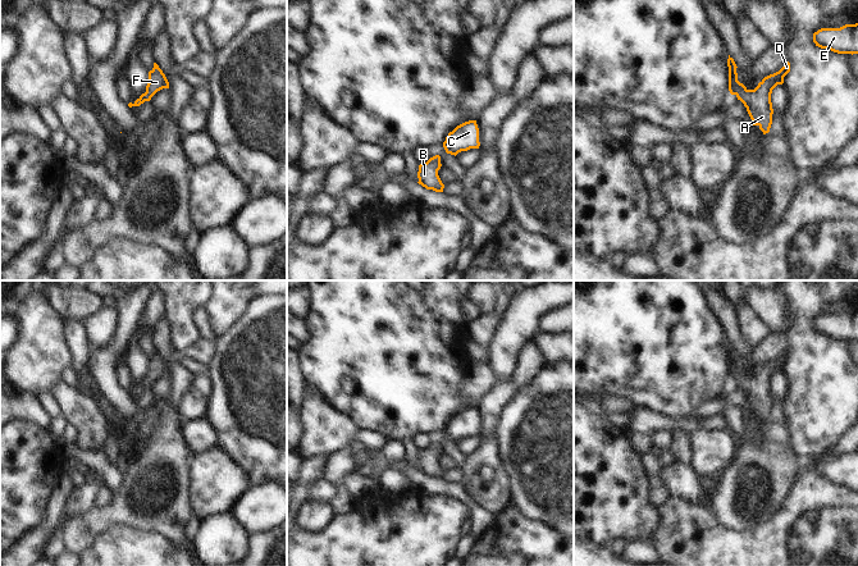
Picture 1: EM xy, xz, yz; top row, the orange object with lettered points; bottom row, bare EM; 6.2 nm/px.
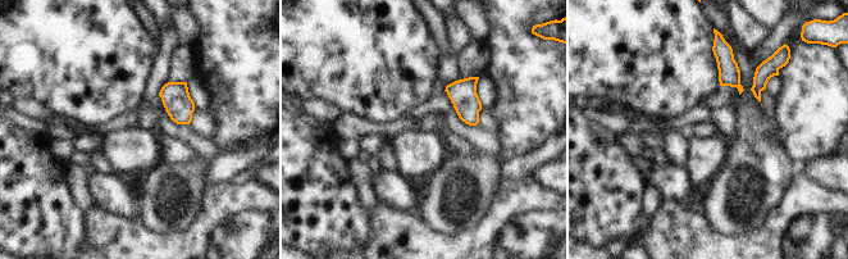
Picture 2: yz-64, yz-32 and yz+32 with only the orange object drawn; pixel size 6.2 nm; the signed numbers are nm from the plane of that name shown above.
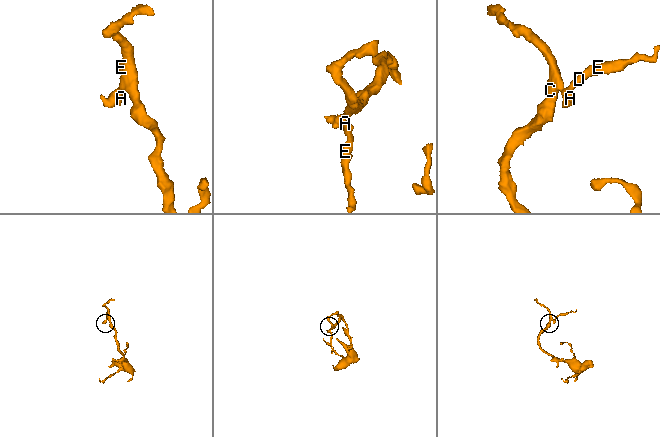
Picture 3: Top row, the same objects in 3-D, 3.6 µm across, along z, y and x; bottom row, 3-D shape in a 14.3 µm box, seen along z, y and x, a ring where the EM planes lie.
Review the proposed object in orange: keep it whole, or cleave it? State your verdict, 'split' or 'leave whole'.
leave whole

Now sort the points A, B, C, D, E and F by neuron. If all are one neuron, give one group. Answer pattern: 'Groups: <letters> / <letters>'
Groups: A B C D E F

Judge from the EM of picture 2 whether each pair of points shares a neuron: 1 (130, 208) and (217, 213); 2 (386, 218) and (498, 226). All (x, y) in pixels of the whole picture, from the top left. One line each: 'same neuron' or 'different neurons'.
1: different neurons
2: same neuron

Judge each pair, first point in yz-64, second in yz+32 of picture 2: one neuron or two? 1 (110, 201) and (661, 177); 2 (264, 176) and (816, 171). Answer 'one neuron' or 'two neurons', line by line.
1: one neuron
2: one neuron

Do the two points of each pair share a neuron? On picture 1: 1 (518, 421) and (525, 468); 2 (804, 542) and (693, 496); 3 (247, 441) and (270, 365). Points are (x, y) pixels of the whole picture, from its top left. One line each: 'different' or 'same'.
1: same
2: different
3: same

